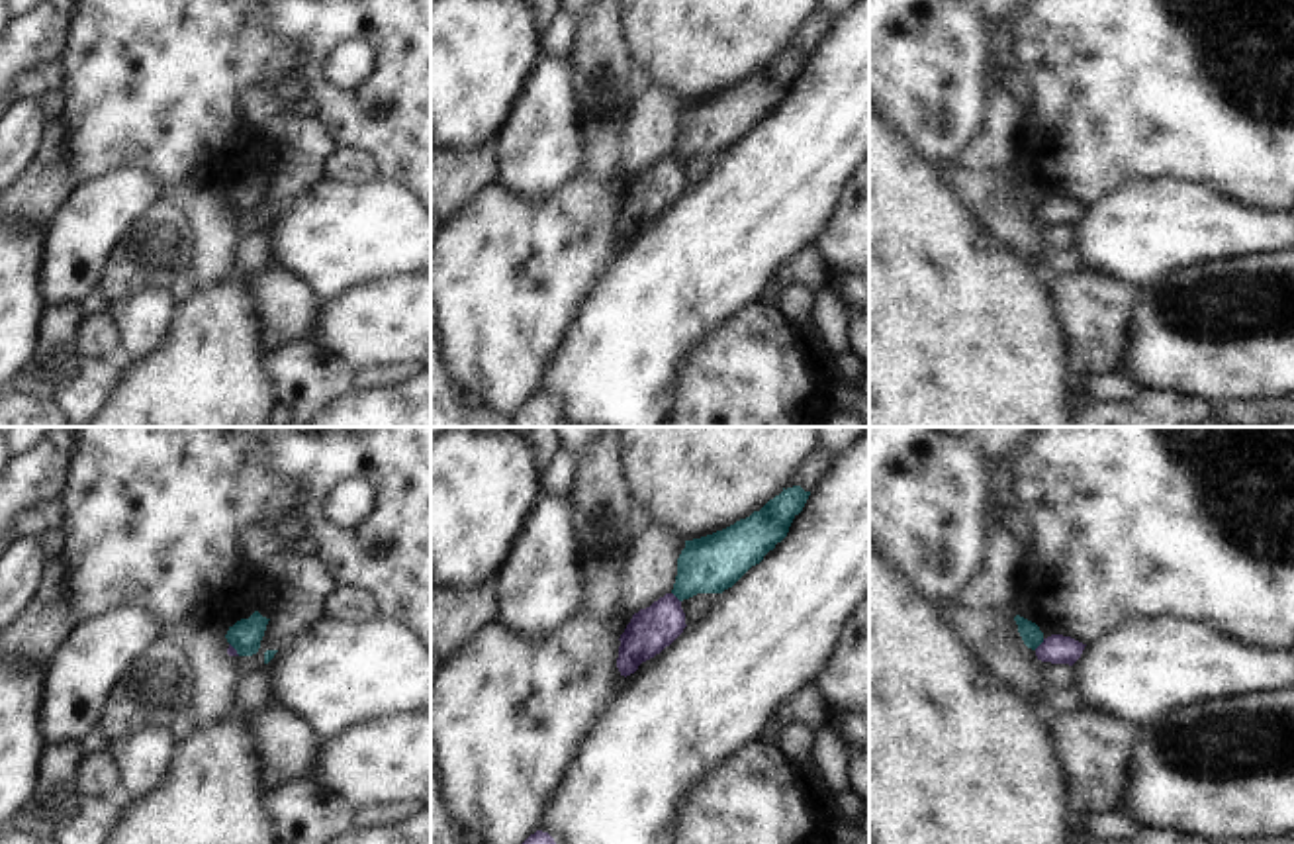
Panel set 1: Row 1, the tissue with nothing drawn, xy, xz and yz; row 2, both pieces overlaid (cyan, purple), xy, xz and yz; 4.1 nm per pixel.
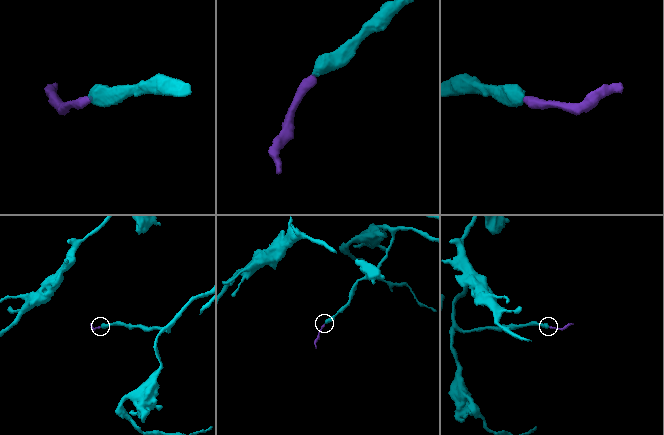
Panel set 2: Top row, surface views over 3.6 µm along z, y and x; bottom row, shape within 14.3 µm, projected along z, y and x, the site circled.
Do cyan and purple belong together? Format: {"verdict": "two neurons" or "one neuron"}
{"verdict": "two neurons"}

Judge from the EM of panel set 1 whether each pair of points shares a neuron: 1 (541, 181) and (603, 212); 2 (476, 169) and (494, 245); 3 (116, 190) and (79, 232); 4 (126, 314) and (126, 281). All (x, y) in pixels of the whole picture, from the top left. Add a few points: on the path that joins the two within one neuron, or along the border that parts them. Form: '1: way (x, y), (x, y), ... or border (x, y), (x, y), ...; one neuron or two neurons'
1: border (578, 169), (543, 196), (523, 196), (511, 188); two neurons
2: border (494, 179), (451, 218); two neurons
3: way (110, 200), (89, 222); one neuron
4: border (167, 290), (136, 290), (108, 304); two neurons

